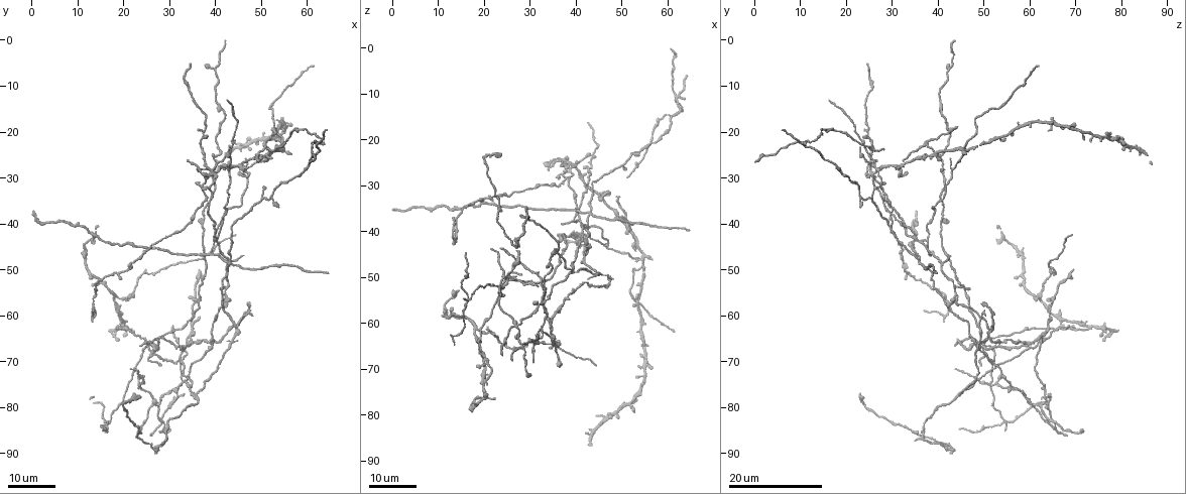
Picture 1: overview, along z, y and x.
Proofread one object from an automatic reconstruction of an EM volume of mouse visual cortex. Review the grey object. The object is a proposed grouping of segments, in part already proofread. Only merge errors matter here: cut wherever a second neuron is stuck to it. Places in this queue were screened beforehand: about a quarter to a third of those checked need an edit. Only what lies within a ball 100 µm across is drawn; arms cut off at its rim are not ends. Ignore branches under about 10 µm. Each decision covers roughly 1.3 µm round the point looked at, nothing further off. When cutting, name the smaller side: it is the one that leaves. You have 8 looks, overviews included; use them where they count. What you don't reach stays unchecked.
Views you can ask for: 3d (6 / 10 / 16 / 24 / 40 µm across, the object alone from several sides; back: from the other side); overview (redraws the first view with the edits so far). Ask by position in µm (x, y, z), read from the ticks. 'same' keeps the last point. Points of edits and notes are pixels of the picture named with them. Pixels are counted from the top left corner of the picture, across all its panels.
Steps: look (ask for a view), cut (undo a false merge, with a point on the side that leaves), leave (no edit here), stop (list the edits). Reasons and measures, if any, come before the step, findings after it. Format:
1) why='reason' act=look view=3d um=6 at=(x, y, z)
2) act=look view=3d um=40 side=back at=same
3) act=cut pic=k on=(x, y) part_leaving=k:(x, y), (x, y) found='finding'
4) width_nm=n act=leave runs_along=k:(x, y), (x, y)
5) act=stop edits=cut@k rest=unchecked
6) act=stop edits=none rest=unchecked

why='thick turns thin' act=look view=3d um=24 at=(19.5, 62.5, 67.0)

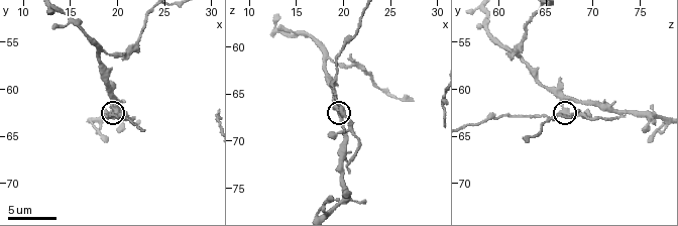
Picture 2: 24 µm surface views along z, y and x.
why='closer look' act=look view=3d um=6 at=(19.8, 62.2, 66.6)

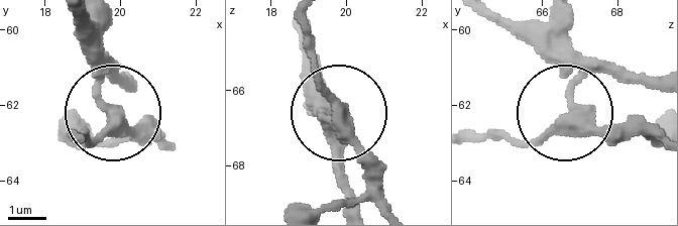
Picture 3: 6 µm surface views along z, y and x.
act=cut pic=3 on=(102, 134) part_leaving=3:(100, 92), (100, 127), (81, 137) found='a second neuron is stuck on'

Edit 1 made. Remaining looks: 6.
act=look view=3d um=24 at=(27.5, 80.0, 60.5)

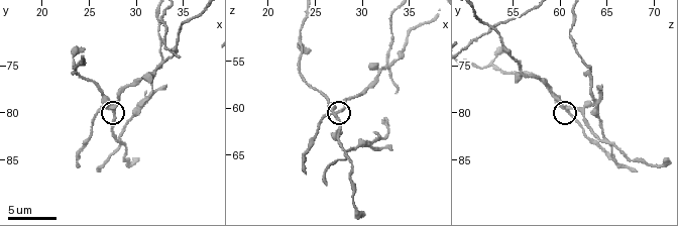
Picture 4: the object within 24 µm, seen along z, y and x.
act=look view=3d um=10 at=(27.2, 79.2, 60.4)

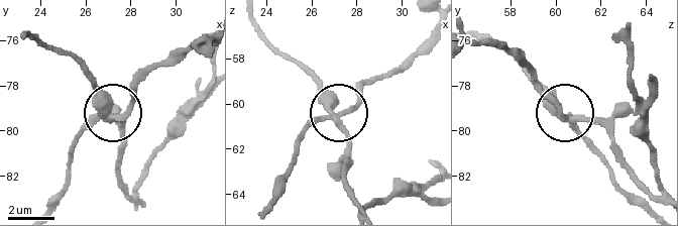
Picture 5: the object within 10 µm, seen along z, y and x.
width_nm=330 act=cut pic=5 on=(98, 89) part_leaving=5:(111, 119), (123, 125), (117, 172), (128, 191), (208, 85) found='a second neuron is stuck on'

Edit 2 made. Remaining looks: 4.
act=look view=overview

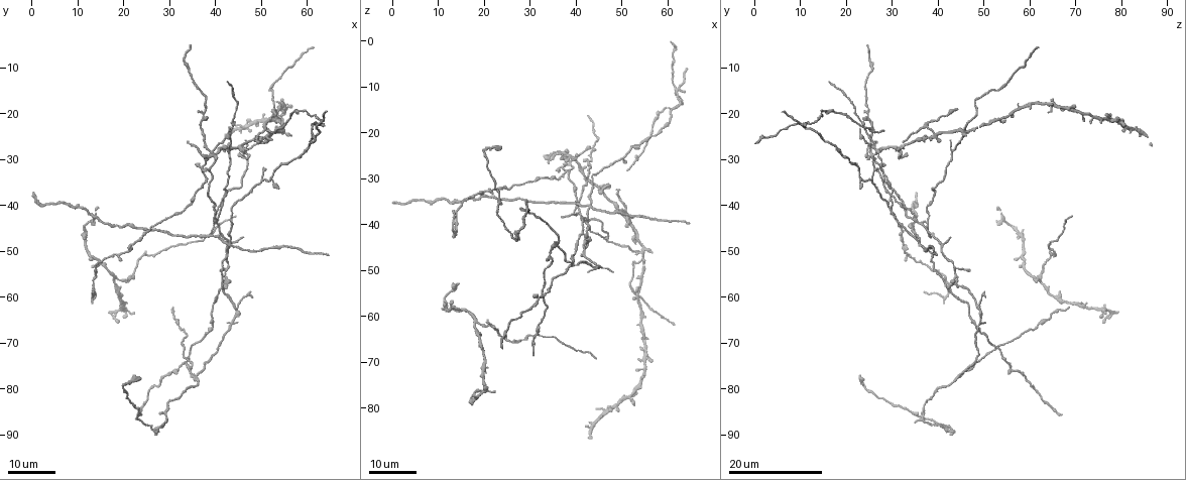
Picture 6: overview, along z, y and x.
act=look view=3d um=24 at=(43.0, 48.0, 35.5)

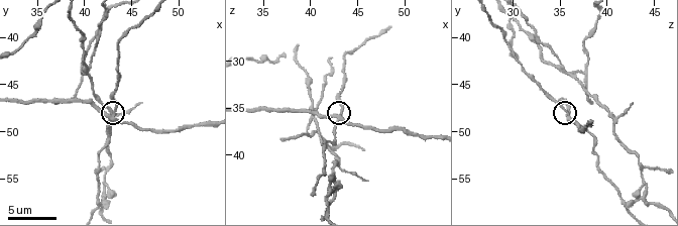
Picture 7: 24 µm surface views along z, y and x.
act=look view=3d um=6 at=(42.8, 48.6, 36.0)

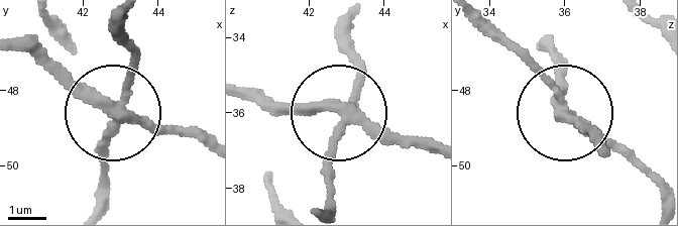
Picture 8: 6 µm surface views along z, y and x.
arms=4 act=cut pic=8 on=(161, 131) part_leaving=8:(343, 111), (278, 111), (250, 95) found='two neurons meet here'

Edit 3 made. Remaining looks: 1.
act=stop edits=cut@3,cut@5,cut@8 rest=unchecked

